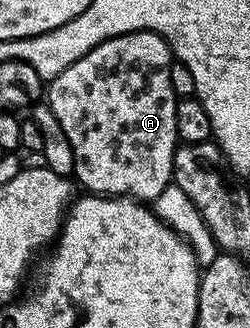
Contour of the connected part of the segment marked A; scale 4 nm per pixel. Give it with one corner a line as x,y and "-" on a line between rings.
137,30
131,34
121,34
104,40
96,48
92,48
88,56
80,56
76,64
64,68
60,76
49,79
48,105
56,120
60,120
60,128
64,128
64,136
68,136
68,144
72,148
74,157
73,177
76,182
78,178
79,184
84,188
83,191
99,196
125,196
143,204
150,204
160,196
160,192
164,192
166,186
171,185
174,176
174,150
180,144
176,132
176,104
179,98
172,92
171,61
170,45
160,35
153,34
150,30

